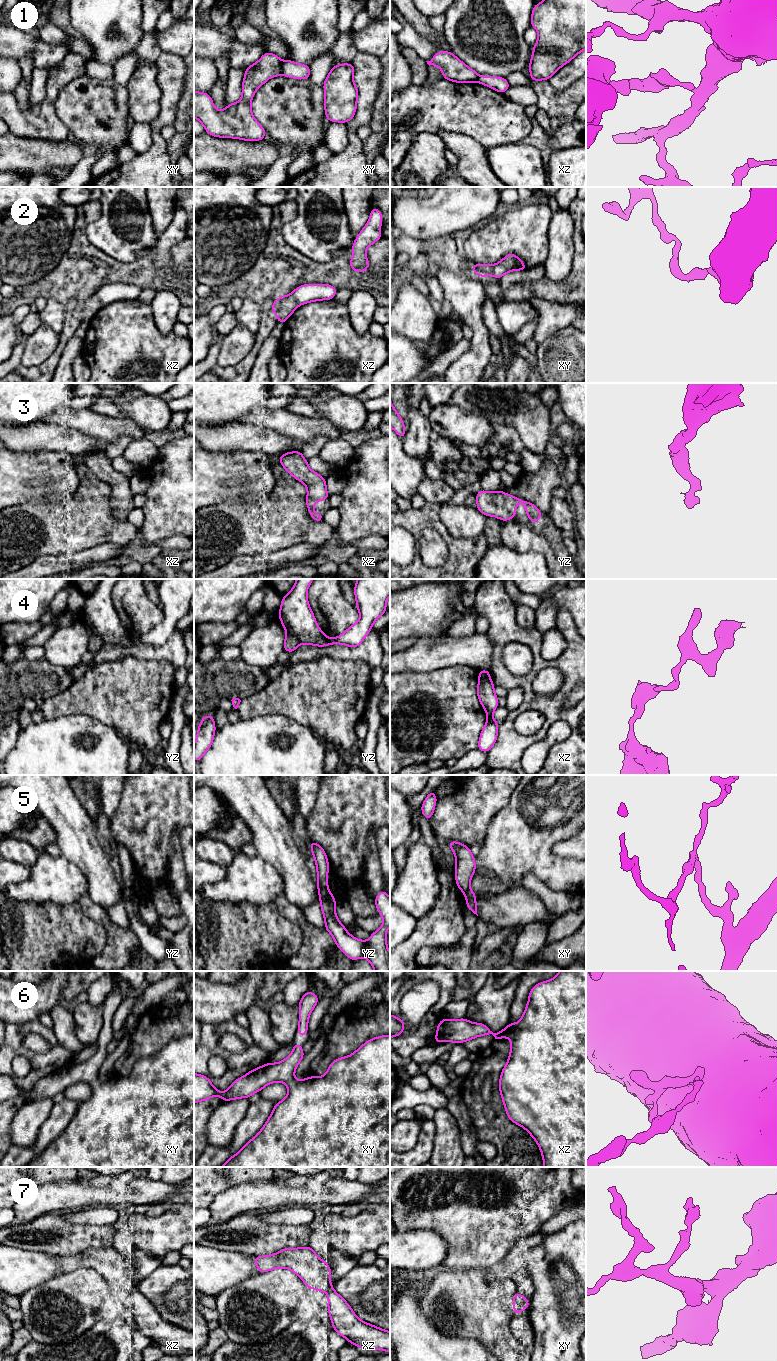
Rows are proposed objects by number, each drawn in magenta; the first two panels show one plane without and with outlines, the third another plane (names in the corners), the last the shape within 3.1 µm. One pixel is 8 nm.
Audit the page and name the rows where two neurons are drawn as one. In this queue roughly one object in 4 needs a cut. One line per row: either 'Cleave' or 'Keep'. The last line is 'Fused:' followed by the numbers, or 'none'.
1: Cleave
2: Keep
3: Keep
4: Cleave
5: Cleave
6: Keep
7: Keep
Fused: 1, 4, 5

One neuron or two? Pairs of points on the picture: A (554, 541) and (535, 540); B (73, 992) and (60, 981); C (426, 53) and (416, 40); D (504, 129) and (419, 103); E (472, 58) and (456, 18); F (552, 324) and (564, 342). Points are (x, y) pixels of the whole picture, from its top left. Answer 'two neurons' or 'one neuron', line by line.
A: two neurons
B: two neurons
C: one neuron
D: one neuron
E: one neuron
F: two neurons

